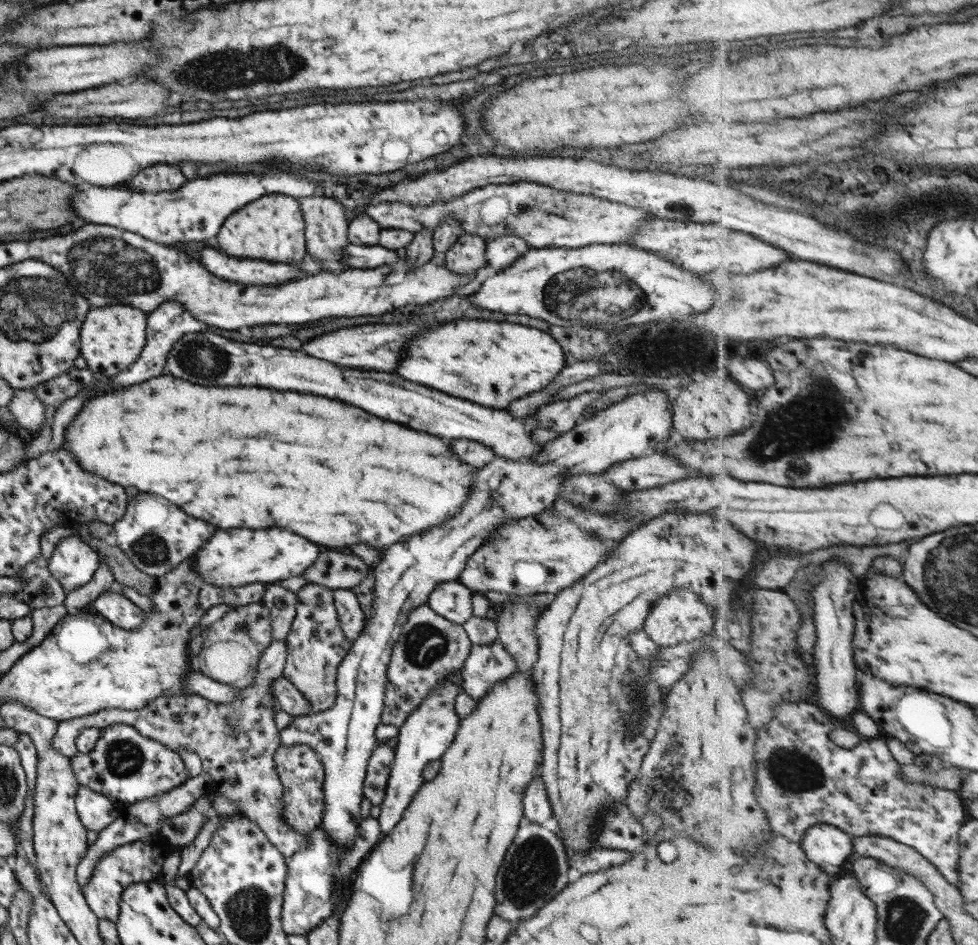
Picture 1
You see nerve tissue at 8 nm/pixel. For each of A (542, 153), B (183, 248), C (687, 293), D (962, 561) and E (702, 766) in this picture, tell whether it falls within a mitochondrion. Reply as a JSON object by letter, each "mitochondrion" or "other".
{"A":"other","B":"other","C":"other","D":"mitochondrion","E":"other"}

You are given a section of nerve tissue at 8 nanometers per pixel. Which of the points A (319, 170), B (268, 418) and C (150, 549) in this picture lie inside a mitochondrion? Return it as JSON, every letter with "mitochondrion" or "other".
{"A":"other","B":"other","C":"mitochondrion"}

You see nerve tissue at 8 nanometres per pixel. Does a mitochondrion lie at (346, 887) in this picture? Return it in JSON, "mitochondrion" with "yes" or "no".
{"mitochondrion":"no"}

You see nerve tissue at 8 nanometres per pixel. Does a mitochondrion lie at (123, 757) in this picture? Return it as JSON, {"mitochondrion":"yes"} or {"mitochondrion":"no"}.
{"mitochondrion":"yes"}

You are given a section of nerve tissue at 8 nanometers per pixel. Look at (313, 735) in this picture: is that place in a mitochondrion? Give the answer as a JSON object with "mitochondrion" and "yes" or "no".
{"mitochondrion":"no"}

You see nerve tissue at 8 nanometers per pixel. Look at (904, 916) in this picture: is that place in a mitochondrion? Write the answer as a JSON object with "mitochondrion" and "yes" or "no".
{"mitochondrion":"yes"}

